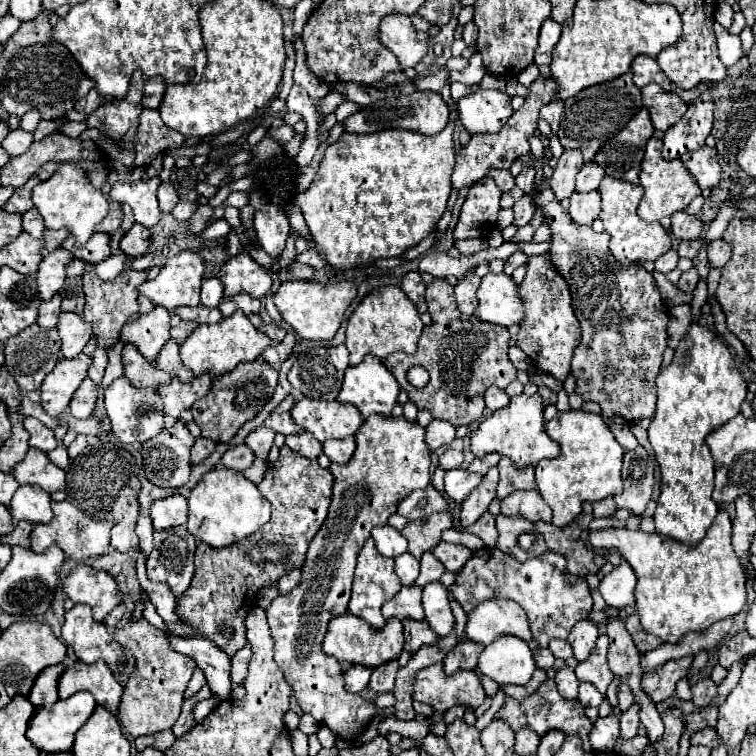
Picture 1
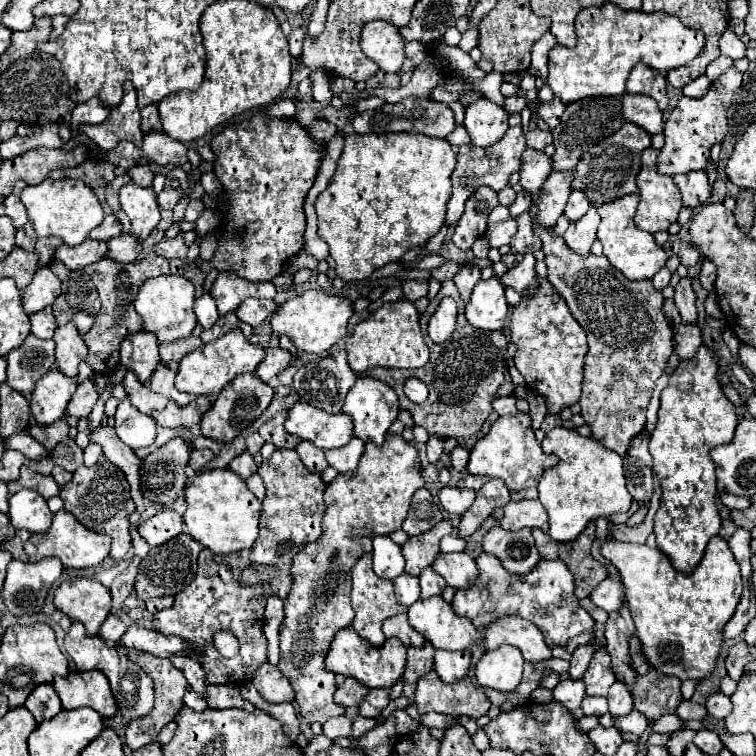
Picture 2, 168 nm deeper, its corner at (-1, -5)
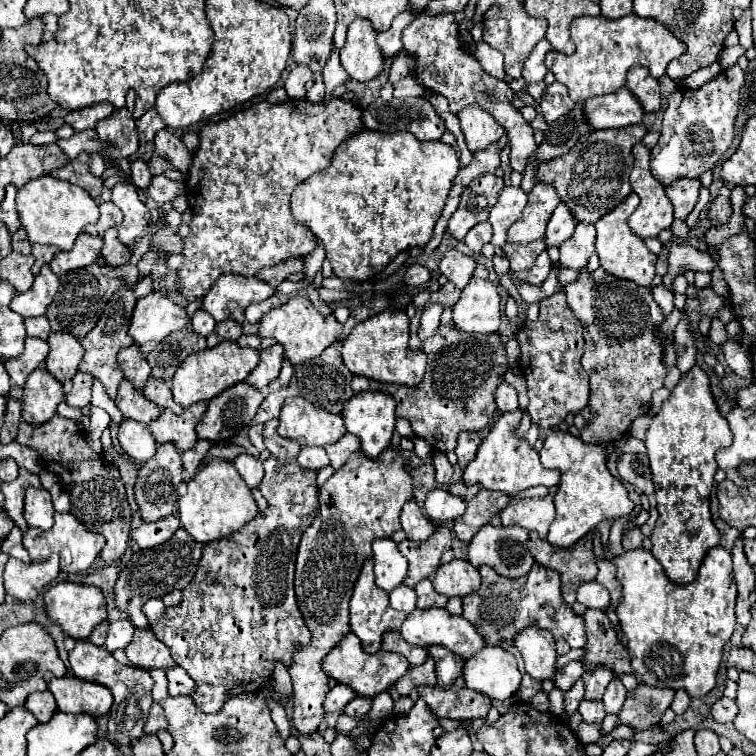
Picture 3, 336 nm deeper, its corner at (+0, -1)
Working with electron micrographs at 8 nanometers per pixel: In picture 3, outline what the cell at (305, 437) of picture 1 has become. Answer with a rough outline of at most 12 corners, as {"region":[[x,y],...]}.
{"region":[[317,446],[301,448],[301,468],[329,466],[327,452]]}

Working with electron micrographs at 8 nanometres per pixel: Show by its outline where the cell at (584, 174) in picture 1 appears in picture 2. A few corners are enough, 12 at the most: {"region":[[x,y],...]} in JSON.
{"region":[[574,190],[566,204],[564,214],[570,222],[582,218],[592,202]]}

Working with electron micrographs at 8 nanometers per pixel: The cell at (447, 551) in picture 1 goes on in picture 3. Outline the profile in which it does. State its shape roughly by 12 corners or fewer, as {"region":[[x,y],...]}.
{"region":[[467,560],[437,568],[433,586],[447,598],[463,598],[481,586]]}

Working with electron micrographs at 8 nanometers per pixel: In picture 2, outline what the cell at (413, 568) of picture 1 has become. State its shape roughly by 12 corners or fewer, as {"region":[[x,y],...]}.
{"region":[[418,576],[394,578],[400,604],[412,606],[420,598]]}

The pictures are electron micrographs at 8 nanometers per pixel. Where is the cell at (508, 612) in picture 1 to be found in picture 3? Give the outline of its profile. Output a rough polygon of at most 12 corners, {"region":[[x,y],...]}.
{"region":[[529,626],[515,646],[525,672],[543,682],[555,676],[555,638]]}

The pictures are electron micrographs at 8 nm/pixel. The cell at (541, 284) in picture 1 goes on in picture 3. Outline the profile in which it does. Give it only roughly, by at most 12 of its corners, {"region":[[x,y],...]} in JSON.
{"region":[[557,292],[517,334],[531,424],[589,402],[583,326]]}

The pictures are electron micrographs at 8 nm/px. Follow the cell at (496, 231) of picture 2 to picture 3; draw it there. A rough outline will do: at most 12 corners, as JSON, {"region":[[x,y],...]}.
{"region":[[505,186],[491,210],[491,244],[505,244],[507,228],[521,216],[527,194]]}

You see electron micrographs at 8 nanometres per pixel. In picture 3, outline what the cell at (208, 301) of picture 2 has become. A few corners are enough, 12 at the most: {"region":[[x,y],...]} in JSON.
{"region":[[197,310],[191,318],[193,332],[209,336],[215,320],[209,312]]}

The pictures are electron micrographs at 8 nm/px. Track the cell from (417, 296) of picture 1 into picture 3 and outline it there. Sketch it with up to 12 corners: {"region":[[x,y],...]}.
{"region":[[421,264],[405,270],[405,284],[427,284],[431,272]]}

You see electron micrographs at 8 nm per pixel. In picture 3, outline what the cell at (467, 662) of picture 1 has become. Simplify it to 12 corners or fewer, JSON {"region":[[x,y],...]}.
{"region":[[429,646],[435,660],[437,686],[451,686],[463,670],[463,660],[445,646]]}

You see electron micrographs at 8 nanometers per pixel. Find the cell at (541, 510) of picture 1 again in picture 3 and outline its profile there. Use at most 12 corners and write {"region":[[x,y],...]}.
{"region":[[513,498],[499,514],[503,526],[547,538],[553,498]]}

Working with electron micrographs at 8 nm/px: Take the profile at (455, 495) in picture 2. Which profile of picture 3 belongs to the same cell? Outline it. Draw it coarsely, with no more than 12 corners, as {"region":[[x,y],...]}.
{"region":[[443,488],[427,494],[425,514],[439,528],[465,514],[467,502]]}

